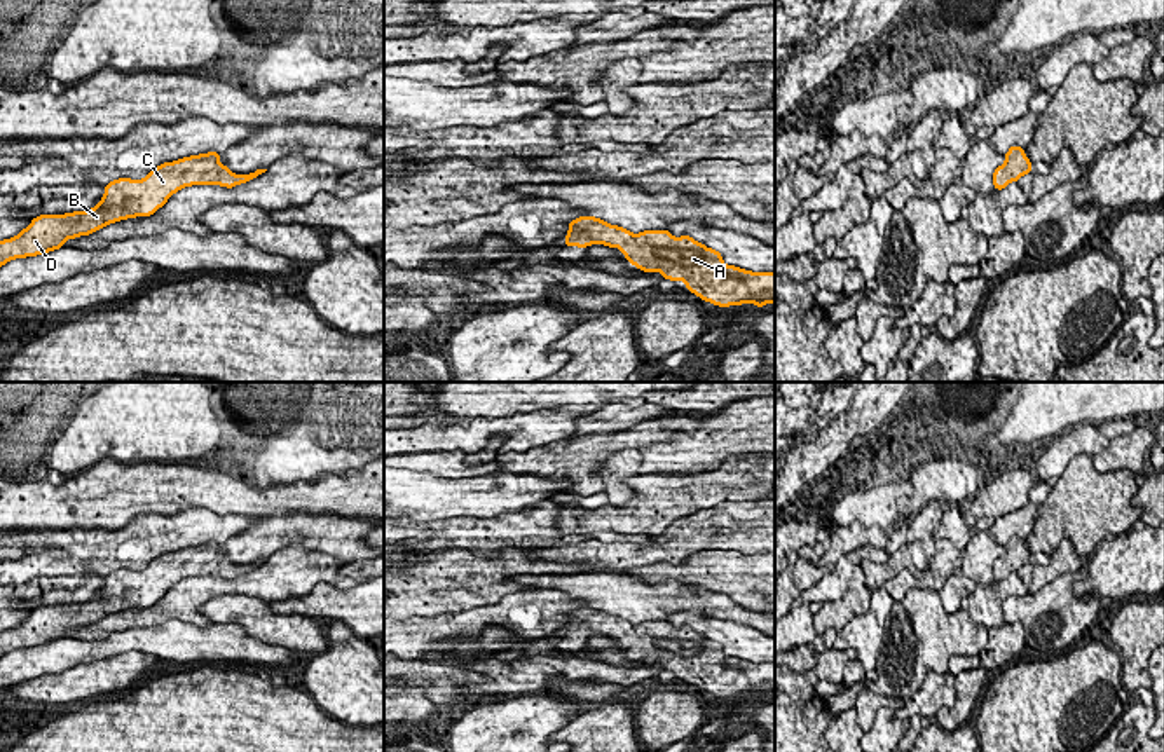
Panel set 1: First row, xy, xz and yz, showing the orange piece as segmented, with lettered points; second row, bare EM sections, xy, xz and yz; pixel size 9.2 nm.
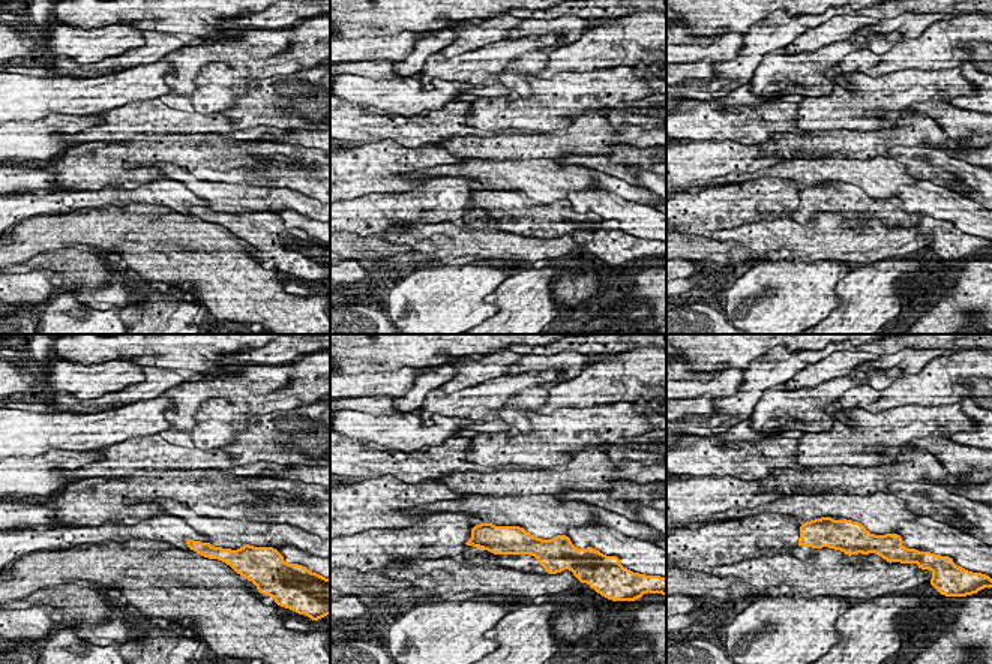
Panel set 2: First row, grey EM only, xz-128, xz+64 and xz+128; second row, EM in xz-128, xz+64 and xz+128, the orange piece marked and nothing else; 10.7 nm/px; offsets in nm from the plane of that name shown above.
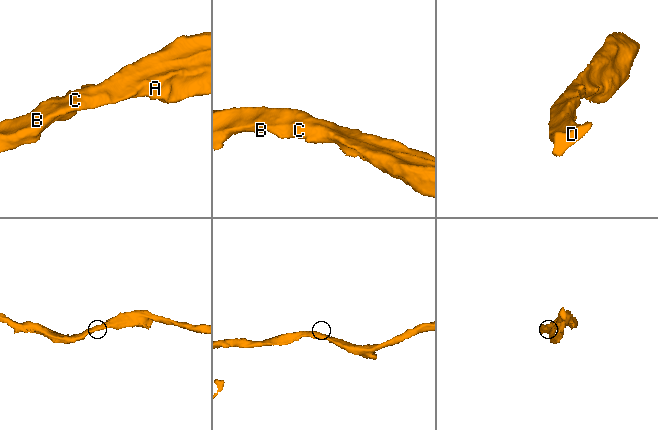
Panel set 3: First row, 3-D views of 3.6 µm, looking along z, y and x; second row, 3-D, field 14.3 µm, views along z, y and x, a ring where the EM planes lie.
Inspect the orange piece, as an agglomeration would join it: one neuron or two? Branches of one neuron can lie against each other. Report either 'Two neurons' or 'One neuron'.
One neuron

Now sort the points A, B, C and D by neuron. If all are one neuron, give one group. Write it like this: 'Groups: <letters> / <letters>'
Groups: A B C D

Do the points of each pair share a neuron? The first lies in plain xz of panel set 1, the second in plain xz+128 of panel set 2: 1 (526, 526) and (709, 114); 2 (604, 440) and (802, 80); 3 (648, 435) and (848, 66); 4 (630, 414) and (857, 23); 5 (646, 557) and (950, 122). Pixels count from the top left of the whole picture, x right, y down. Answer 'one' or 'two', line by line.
1: one
2: one
3: two
4: two
5: two

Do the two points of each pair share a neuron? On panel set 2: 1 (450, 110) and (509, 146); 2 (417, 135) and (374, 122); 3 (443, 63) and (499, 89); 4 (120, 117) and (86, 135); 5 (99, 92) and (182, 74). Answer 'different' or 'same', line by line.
1: different
2: same
3: same
4: same
5: different

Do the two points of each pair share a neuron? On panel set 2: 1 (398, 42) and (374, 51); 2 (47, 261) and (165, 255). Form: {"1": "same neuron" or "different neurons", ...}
{"1": "same neuron", "2": "different neurons"}

